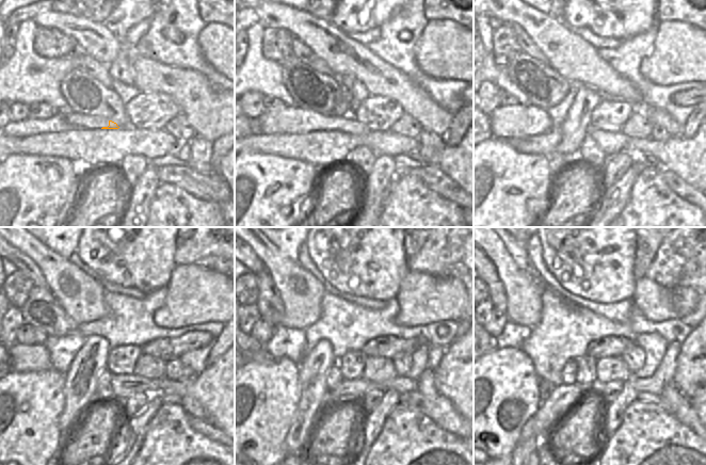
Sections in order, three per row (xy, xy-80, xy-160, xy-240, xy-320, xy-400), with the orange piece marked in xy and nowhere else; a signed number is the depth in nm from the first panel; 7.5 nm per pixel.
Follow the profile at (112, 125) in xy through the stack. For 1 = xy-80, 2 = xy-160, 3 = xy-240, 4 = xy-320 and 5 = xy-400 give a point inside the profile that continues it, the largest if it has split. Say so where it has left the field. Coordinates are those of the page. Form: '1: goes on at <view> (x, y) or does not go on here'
1: goes on at xy-80 (353, 126)
2: goes on at xy-160 (609, 142)
3: goes on at xy-240 (122, 385)
4: goes on at xy-320 (354, 389)
5: goes on at xy-400 (562, 398)

